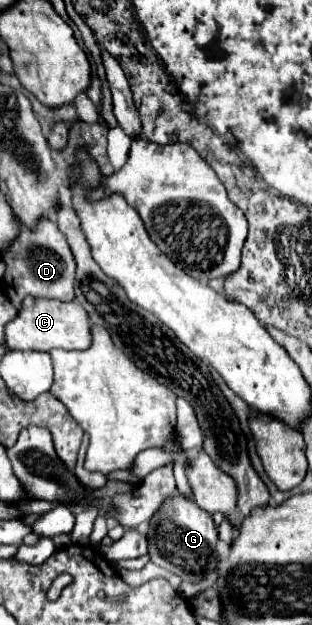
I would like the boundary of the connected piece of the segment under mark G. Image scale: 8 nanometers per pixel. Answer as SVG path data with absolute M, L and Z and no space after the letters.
M181 495L167 499L165 505L153 515L147 539L149 539L151 561L179 575L187 583L203 581L219 565L217 527L211 515L203 511L193 499L185 499Z

